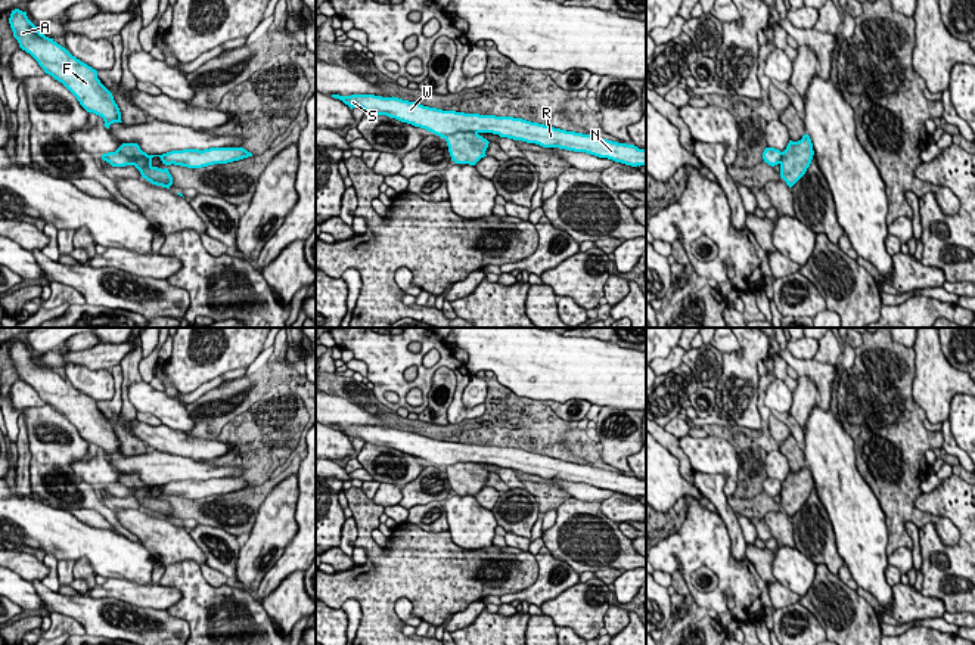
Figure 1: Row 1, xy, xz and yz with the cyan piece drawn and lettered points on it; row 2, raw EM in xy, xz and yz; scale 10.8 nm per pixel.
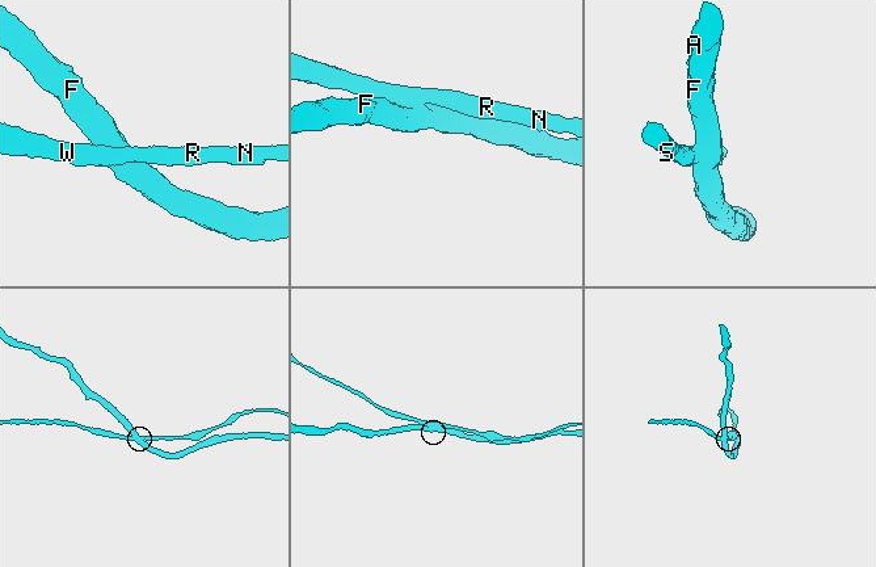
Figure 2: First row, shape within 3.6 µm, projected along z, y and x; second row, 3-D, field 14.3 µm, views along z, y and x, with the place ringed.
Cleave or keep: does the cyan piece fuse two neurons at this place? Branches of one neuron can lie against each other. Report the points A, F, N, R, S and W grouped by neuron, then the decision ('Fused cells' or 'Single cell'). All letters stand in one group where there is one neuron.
Groups: A F / N R S W. Fused cells

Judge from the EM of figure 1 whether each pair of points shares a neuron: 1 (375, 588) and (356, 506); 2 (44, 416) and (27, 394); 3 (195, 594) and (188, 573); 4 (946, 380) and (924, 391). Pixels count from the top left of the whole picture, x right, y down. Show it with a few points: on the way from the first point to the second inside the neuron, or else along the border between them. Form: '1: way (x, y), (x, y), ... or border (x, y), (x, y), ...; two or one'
1: way (375, 567), (375, 554), (365, 540), (363, 527); one
2: border (44, 403), (22, 409); two
3: way (195, 589), (188, 577); one
4: way (940, 381), (930, 390); one

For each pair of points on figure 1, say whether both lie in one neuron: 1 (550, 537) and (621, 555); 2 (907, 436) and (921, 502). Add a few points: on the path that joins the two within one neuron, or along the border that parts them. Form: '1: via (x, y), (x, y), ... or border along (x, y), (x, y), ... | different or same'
1: via (568, 537), (606, 537) | same
2: border along (915, 498), (915, 505), (922, 511), (947, 517) | different

